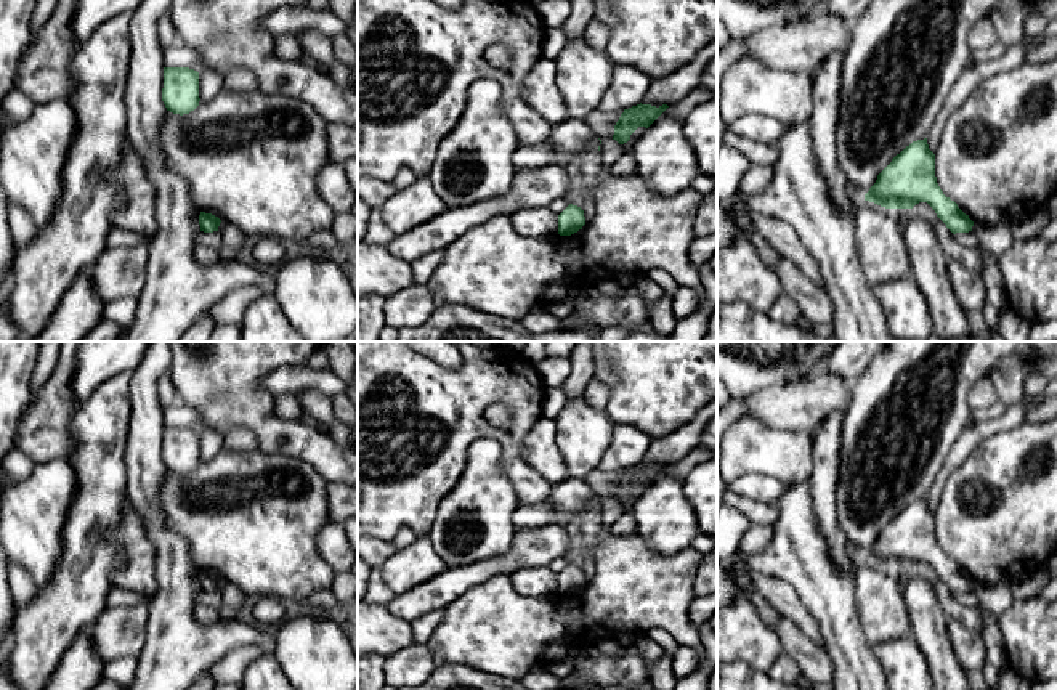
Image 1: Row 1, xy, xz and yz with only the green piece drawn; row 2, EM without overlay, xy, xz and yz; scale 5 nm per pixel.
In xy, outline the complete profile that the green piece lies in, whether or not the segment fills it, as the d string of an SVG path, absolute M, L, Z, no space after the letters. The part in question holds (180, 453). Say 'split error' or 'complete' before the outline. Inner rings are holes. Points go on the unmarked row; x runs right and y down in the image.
complete; M164 427L162 461L173 473L189 473L199 465L199 432L189 427Z

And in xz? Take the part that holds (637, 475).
complete; M637 464L624 469L619 480L614 485L613 499L624 504L630 499L630 494L638 488L648 488L669 465L662 464L659 467L651 464Z

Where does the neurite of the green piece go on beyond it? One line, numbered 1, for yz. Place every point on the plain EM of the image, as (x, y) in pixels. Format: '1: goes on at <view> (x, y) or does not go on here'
1: does not go on here

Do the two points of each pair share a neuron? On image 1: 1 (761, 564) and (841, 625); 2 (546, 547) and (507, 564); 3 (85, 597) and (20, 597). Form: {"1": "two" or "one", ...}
{"1": "one", "2": "one", "3": "two"}

